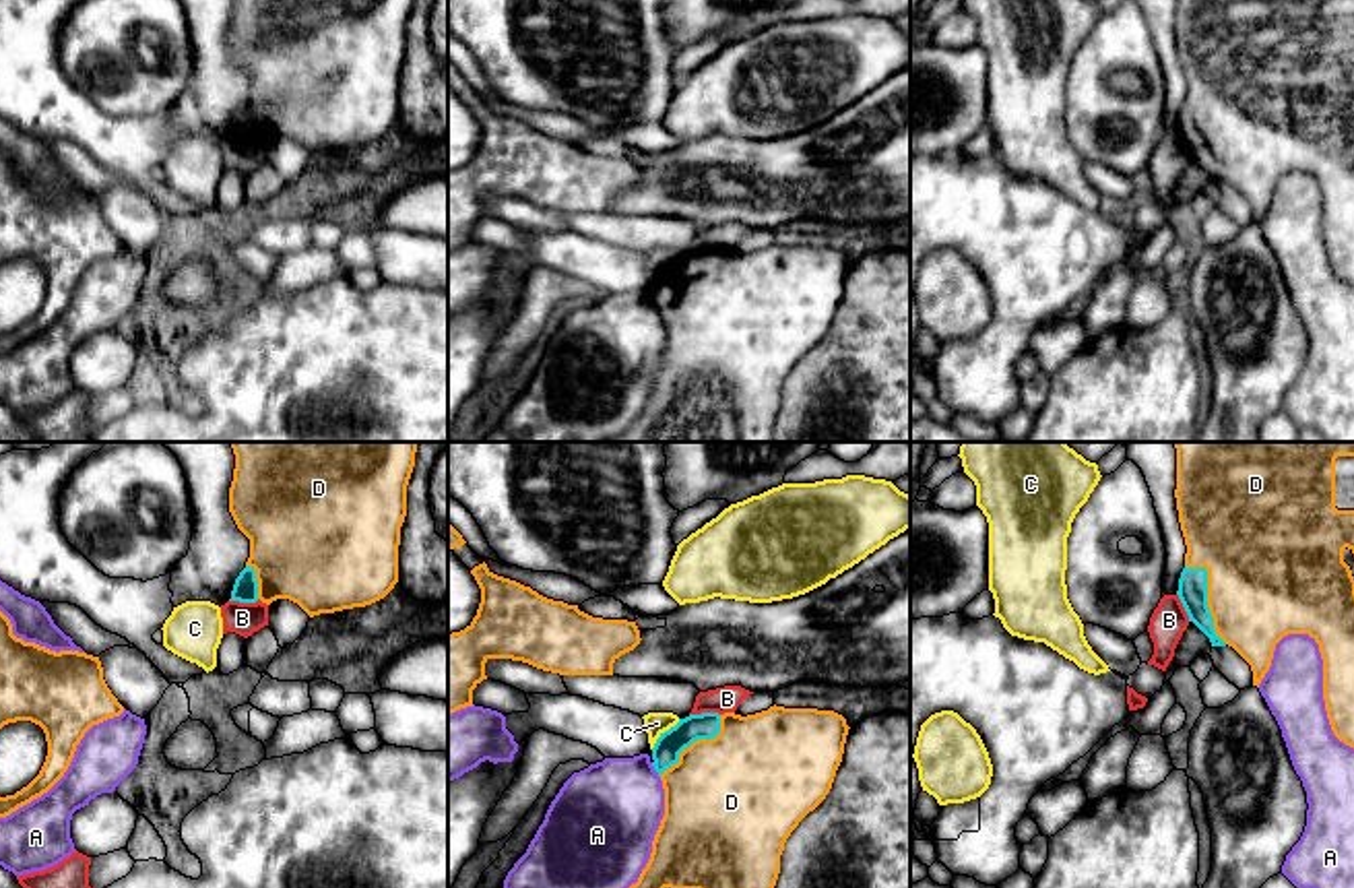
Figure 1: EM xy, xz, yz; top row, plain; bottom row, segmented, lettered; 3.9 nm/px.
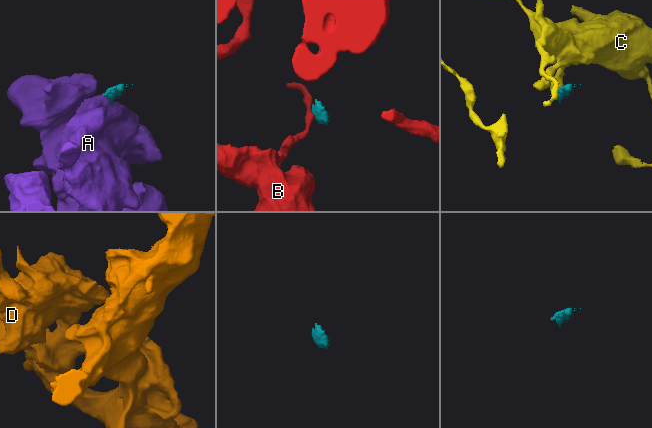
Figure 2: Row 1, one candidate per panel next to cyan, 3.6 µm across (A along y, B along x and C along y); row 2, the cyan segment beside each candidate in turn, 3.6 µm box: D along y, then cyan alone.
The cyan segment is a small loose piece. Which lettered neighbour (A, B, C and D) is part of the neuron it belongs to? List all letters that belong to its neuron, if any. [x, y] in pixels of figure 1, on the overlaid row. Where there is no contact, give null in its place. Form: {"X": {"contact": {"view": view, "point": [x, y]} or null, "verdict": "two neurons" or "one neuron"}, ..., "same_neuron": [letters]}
{"A": {"contact": {"view": "xz", "point": [655, 769]}, "verdict": "two neurons"}, "B": {"contact": {"view": "xz", "point": [704, 713]}, "verdict": "two neurons"}, "C": {"contact": {"view": "xz", "point": [663, 734]}, "verdict": "two neurons"}, "D": {"contact": {"view": "yz", "point": [1206, 597]}, "verdict": "one neuron"}, "same_neuron": ["D"]}

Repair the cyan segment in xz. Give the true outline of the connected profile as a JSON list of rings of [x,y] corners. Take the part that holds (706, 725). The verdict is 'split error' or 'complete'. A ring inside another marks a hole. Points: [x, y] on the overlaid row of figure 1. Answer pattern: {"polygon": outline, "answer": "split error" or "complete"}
{"polygon": [[[776,704],[747,717],[702,712],[679,719],[652,748],[652,766],[665,789],[665,816],[650,859],[630,888],[774,888],[786,838],[832,789],[848,729],[834,710]]], "answer": "split error"}

